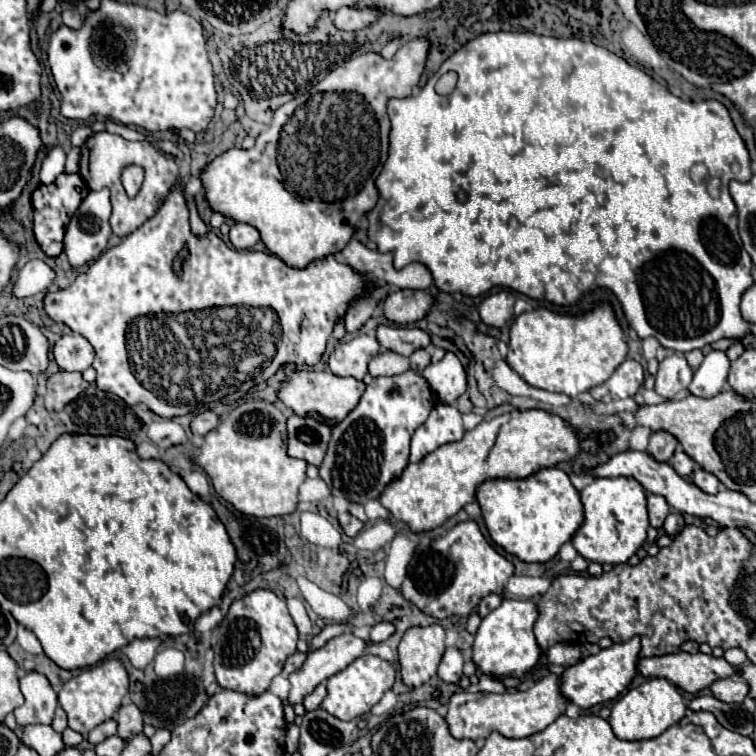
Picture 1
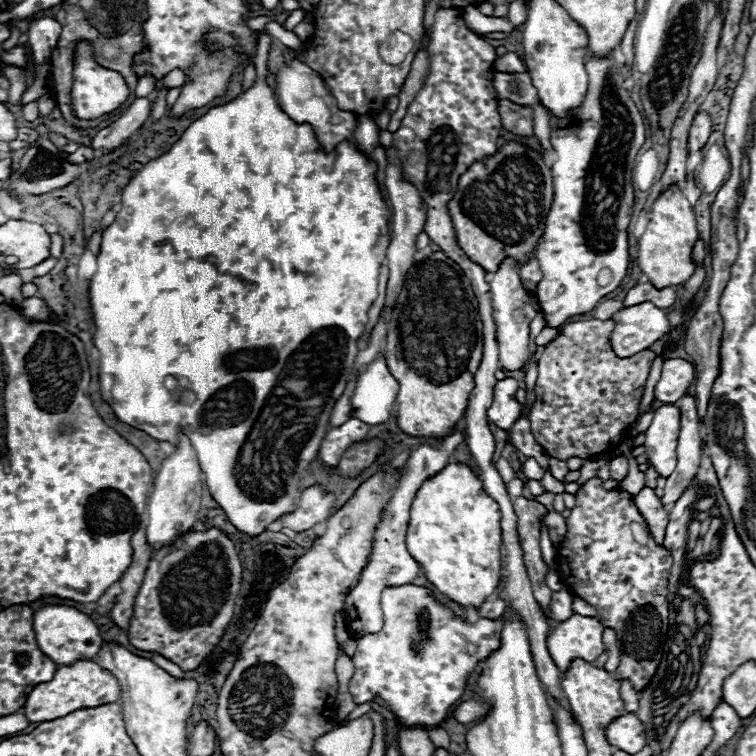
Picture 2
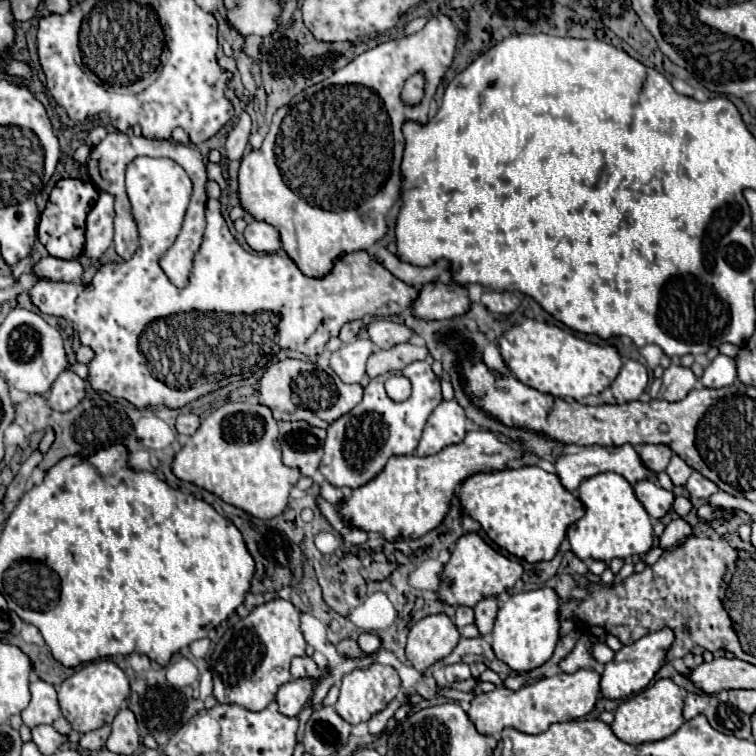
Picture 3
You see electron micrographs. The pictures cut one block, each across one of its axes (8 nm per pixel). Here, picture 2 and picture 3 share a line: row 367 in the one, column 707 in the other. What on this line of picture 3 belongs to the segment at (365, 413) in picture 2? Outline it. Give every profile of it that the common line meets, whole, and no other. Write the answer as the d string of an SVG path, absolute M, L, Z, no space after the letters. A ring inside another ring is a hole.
M718 354L718 356L712 360L712 364L704 370L702 384L704 384L706 388L724 388L724 386L734 384L736 376L738 376L736 360Z

